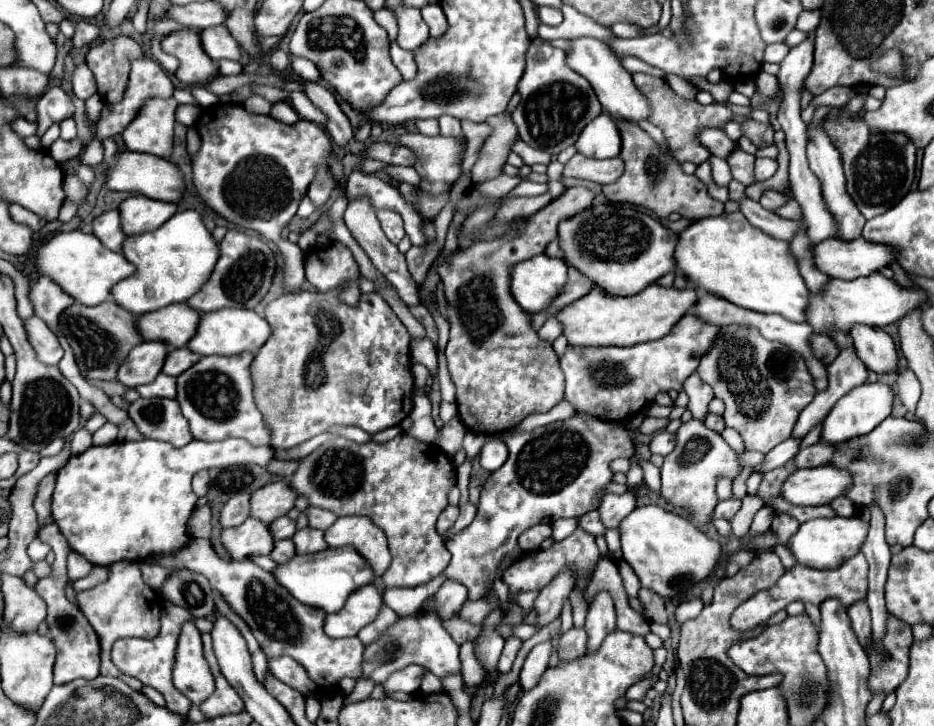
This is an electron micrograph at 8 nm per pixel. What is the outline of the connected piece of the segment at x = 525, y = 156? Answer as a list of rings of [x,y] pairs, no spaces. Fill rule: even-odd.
[[[517,139],[515,143],[513,143],[513,147],[511,147],[511,151],[513,153],[517,153],[525,163],[547,163],[547,153],[543,153],[543,151],[537,151],[537,149],[533,149],[533,147],[529,147],[527,143],[523,143],[521,139]]]

